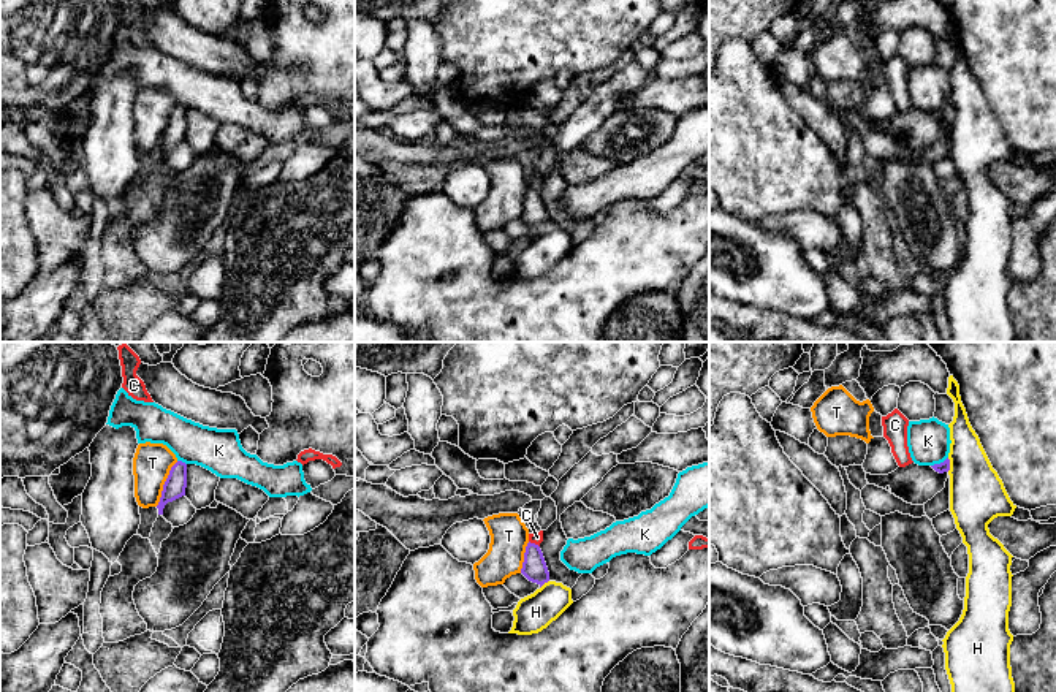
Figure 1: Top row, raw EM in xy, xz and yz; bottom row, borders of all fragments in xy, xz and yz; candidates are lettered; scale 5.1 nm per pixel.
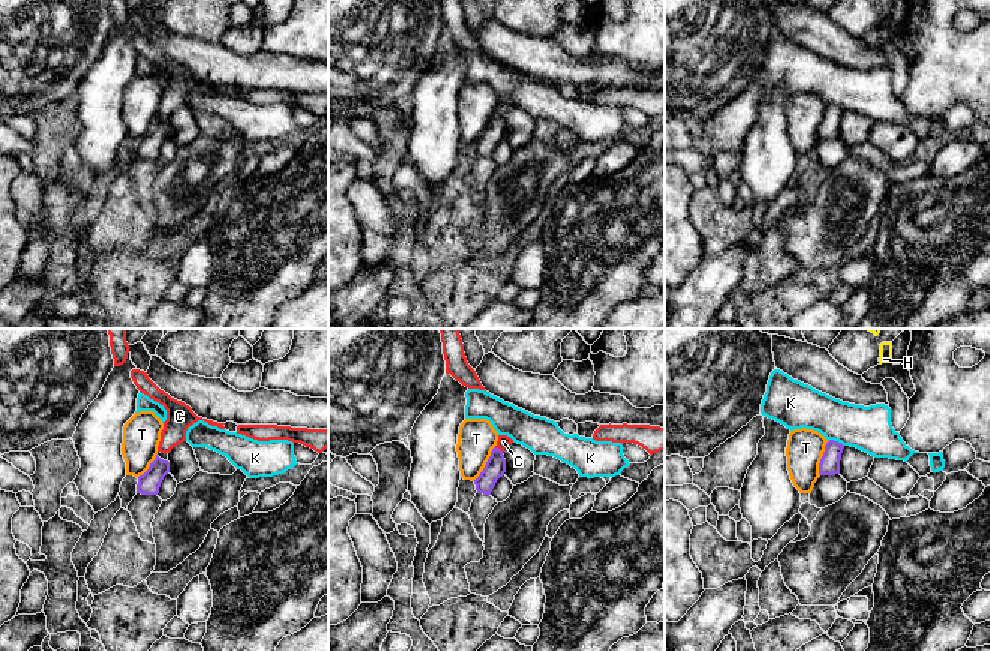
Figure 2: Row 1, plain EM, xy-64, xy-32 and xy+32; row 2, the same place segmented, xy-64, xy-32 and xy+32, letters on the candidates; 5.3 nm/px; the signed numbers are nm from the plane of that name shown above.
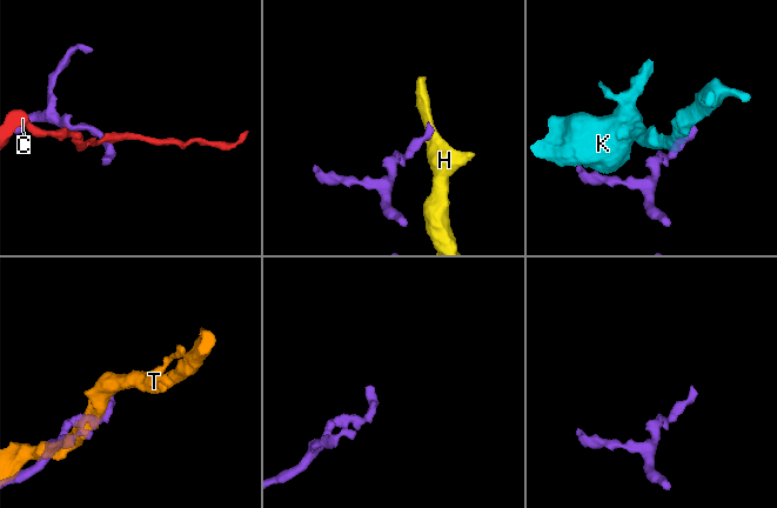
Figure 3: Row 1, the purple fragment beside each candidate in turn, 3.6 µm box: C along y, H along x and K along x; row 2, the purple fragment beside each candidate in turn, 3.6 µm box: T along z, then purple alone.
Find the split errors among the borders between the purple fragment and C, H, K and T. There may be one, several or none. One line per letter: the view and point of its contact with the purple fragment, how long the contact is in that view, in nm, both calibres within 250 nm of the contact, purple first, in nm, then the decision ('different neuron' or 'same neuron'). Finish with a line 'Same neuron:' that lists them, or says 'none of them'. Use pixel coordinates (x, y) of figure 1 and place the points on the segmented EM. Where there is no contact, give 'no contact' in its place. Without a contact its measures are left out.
C: meets purple in xz at (534, 543); contact 70 nm long; 130 nm thick on the purple side, 60 nm on the other; different neuron
H: meets purple in yz at (949, 464); contact 70 nm long; 50 nm thick on the purple side, 280 nm on the other; different neuron
K: meets purple in yz at (941, 463); contact 100 nm long; 50 nm thick on the purple side, 220 nm on the other; different neuron
T: meets purple in xy at (165, 483); contact 260 nm long; 110 nm thick on the purple side, 190 nm on the other; different neuron
Same neuron: none of them

